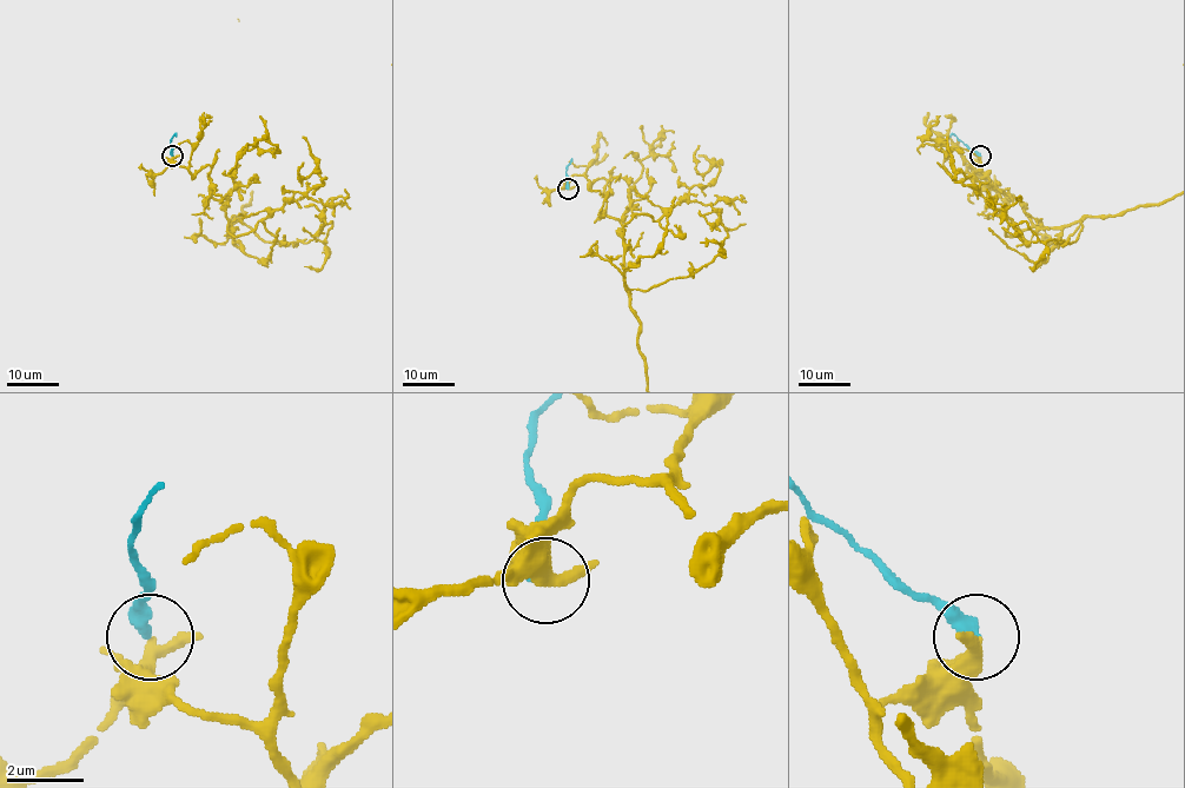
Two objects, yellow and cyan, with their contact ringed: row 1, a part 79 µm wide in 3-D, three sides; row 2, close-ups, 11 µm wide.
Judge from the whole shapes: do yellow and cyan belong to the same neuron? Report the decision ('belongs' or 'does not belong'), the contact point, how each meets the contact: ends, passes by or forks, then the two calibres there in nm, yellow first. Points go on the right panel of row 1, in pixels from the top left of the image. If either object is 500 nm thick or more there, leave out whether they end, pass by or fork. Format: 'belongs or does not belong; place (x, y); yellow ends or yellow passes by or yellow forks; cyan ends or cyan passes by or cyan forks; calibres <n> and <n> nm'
does not belong; place (980, 156); yellow passes by; cyan ends; calibres 300 and 360 nm

